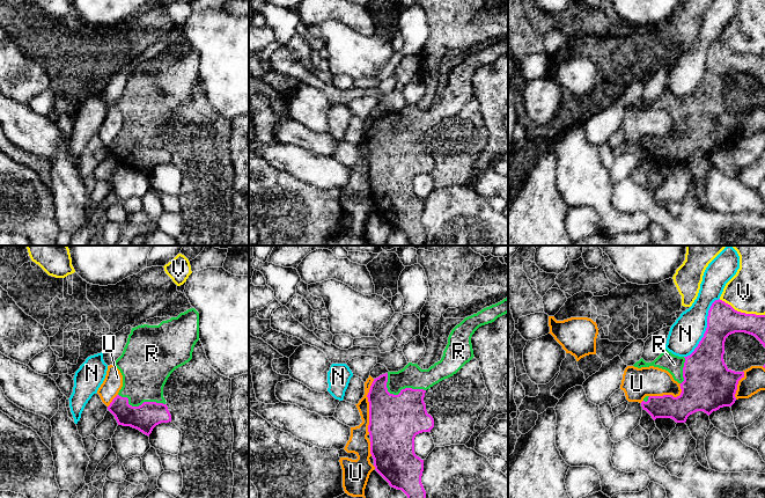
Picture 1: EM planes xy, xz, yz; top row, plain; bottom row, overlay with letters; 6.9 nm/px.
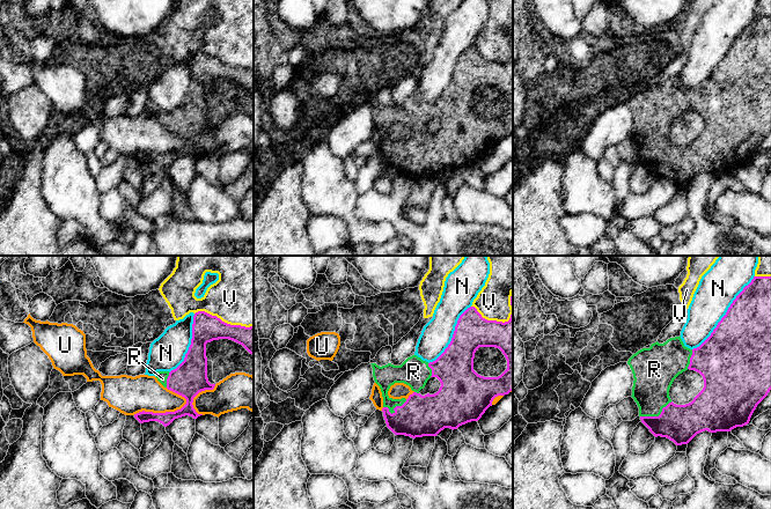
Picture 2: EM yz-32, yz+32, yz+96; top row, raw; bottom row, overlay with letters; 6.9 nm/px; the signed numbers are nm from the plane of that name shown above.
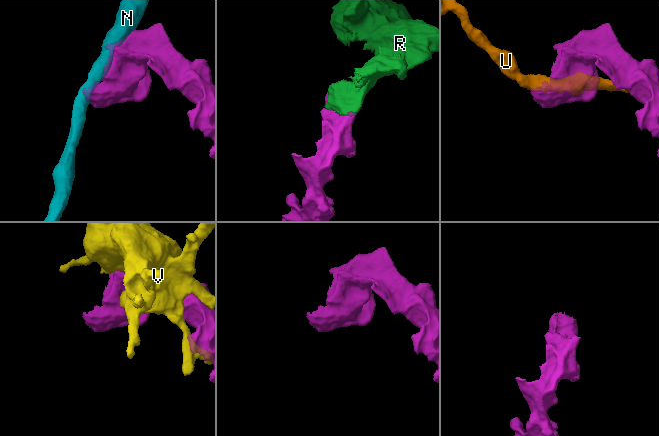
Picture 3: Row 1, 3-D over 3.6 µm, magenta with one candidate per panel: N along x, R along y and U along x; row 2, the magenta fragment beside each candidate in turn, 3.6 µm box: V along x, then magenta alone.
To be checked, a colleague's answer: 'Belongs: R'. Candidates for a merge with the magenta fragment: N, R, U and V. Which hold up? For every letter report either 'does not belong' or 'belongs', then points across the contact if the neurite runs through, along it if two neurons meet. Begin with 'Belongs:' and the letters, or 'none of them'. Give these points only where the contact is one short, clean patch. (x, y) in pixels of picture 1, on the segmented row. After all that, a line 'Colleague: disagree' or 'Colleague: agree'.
Belongs: R
N: does not belong
R: belongs
U: does not belong
V: does not belong
Colleague: agree

